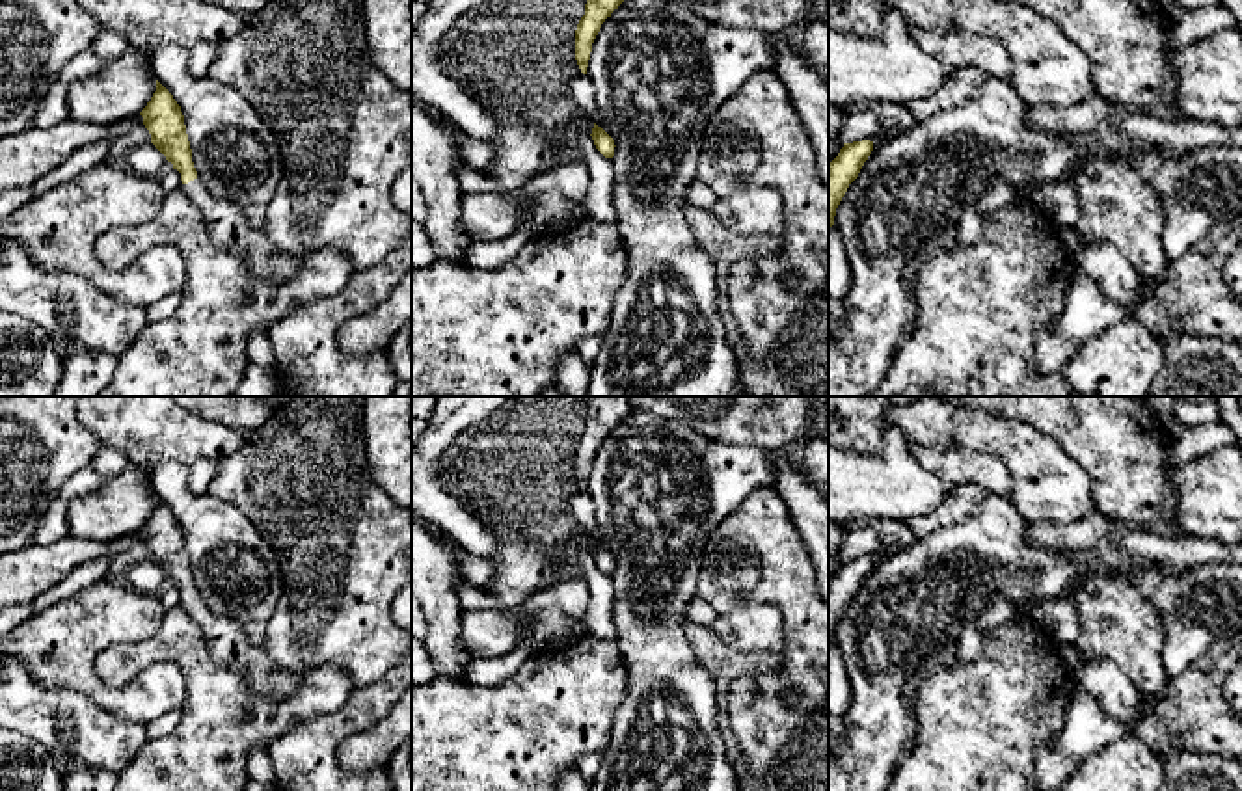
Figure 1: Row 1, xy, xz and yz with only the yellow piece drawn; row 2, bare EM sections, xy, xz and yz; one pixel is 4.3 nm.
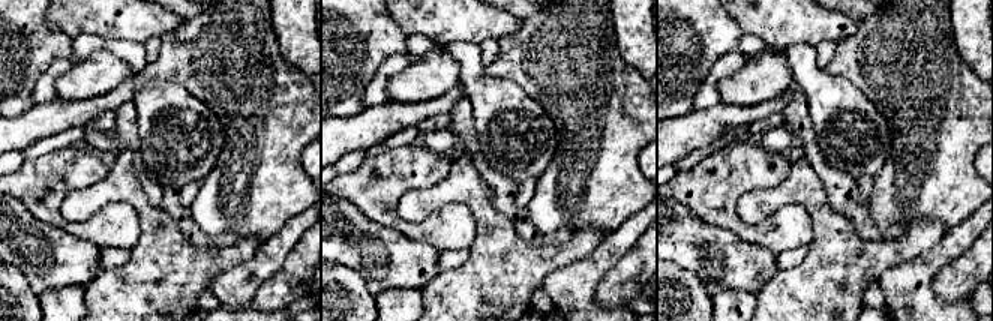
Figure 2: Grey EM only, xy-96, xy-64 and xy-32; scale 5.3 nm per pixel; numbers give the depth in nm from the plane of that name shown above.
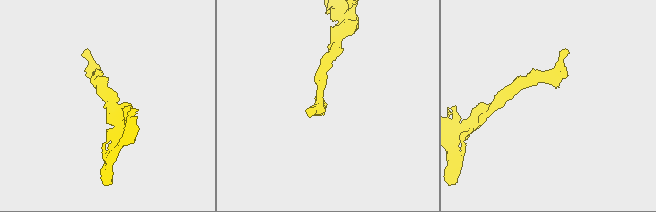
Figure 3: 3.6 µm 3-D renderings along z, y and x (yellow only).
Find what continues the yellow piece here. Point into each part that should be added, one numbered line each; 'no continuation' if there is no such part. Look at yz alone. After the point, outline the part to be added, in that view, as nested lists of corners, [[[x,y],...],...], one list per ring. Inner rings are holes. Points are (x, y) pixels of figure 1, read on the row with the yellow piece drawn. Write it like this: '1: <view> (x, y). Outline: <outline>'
no continuation

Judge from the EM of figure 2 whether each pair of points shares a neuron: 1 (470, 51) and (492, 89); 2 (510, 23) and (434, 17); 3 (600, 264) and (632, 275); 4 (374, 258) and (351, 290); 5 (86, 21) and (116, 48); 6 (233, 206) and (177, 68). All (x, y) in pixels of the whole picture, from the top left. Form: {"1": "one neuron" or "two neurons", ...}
{"1": "one neuron", "2": "one neuron", "3": "two neurons", "4": "two neurons", "5": "two neurons", "6": "one neuron"}

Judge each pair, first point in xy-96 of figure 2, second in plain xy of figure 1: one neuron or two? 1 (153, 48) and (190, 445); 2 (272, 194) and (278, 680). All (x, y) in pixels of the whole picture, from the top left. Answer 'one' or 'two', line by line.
1: two
2: two

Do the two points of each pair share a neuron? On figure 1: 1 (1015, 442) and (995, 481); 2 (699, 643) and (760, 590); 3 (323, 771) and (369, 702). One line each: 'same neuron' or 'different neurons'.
1: different neurons
2: different neurons
3: same neuron

